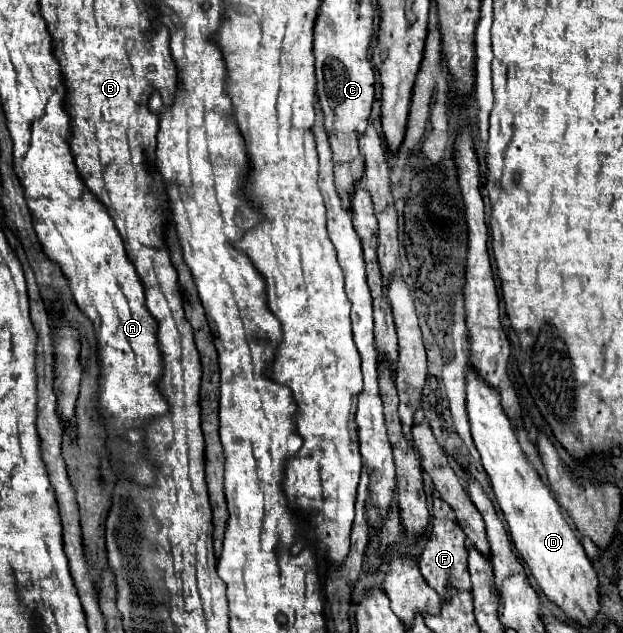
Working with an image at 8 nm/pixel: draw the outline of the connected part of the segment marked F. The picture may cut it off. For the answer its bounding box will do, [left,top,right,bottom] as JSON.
[419,496,471,600]

